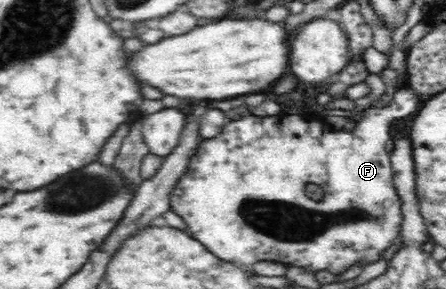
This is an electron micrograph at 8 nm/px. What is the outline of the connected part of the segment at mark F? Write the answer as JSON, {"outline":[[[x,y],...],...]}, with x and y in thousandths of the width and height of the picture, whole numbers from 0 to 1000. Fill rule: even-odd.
{"outline":[[[915,294],[895,301],[881,332],[881,343],[868,363],[854,367],[854,377],[836,370],[836,377],[816,384],[814,408],[800,422],[796,453],[791,460],[769,460],[769,467],[760,467],[760,450],[733,453],[729,415],[709,401],[686,401],[679,388],[655,394],[635,384],[626,394],[626,405],[619,405],[621,419],[617,419],[617,398],[585,412],[585,405],[572,405],[565,391],[561,394],[563,405],[518,419],[513,433],[500,439],[500,453],[487,474],[455,481],[455,488],[451,488],[451,478],[446,481],[446,502],[442,502],[437,529],[424,543],[415,599],[397,619],[399,630],[383,654],[379,727],[415,758],[424,813],[433,813],[442,834],[460,841],[460,855],[469,855],[469,869],[478,869],[478,882],[487,882],[491,896],[518,903],[518,910],[567,917],[576,903],[626,903],[628,913],[641,920],[688,924],[693,938],[720,938],[724,931],[724,938],[742,938],[742,945],[769,945],[774,931],[783,931],[787,917],[796,917],[805,903],[823,917],[823,910],[836,910],[836,903],[854,896],[854,869],[863,869],[895,820],[895,799],[899,799],[899,696],[890,678],[890,661],[886,661],[886,640],[881,640],[881,588],[863,502],[868,502],[868,488],[879,481],[877,426],[922,398],[939,370],[935,325],[917,308]],[[688,633],[711,633],[729,661],[729,689],[724,696],[697,696],[688,675],[679,675],[679,647]]]}

